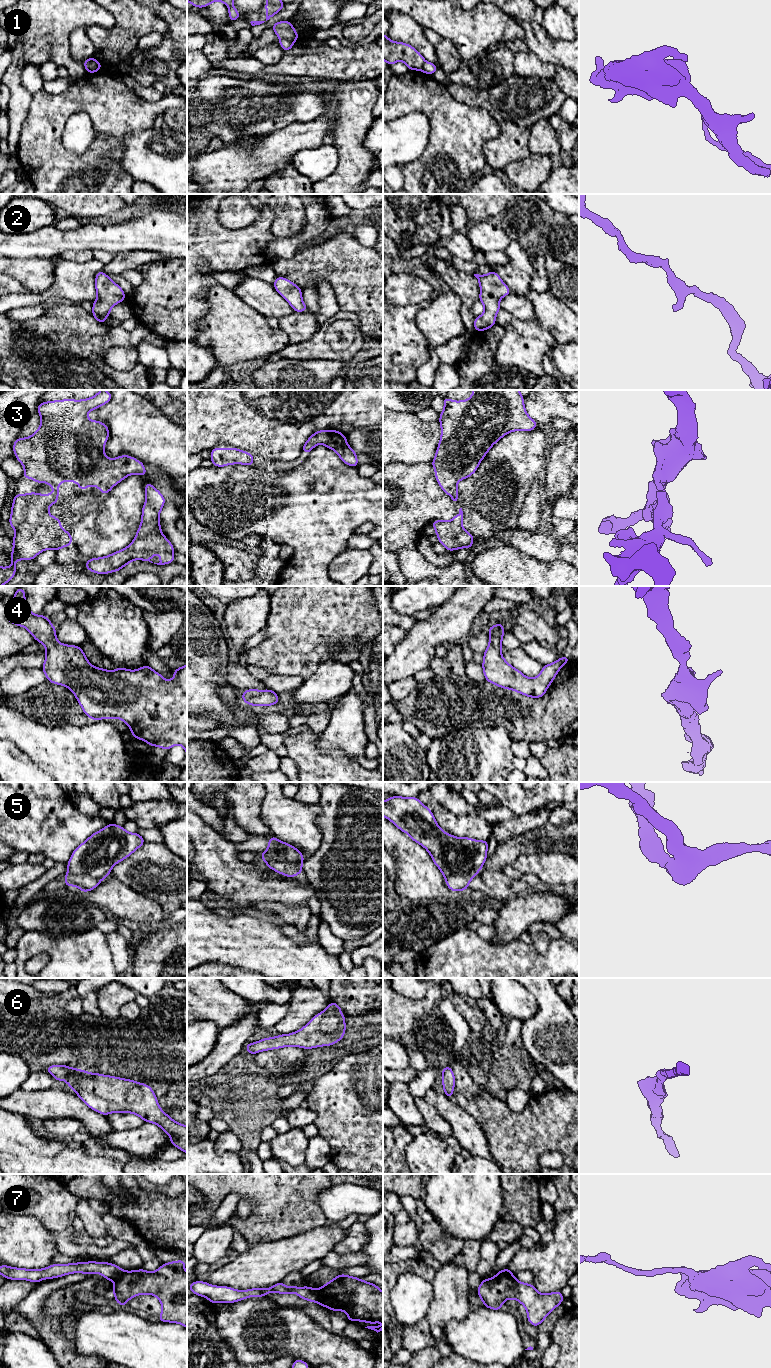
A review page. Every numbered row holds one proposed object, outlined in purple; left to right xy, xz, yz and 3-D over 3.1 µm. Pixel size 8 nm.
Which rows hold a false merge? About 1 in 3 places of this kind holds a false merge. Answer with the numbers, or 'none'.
1, 5, 7

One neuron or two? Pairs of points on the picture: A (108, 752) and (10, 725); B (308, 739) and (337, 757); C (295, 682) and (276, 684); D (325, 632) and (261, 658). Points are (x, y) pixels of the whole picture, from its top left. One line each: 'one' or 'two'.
A: one
B: one
C: one
D: one

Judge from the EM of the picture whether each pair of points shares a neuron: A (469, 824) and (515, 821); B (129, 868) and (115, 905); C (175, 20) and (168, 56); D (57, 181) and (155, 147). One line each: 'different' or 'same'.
A: different
B: different
C: same
D: different

